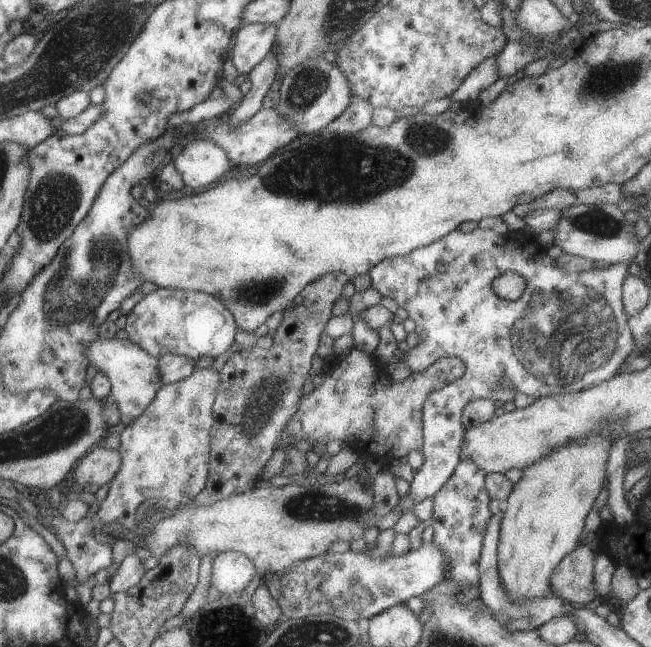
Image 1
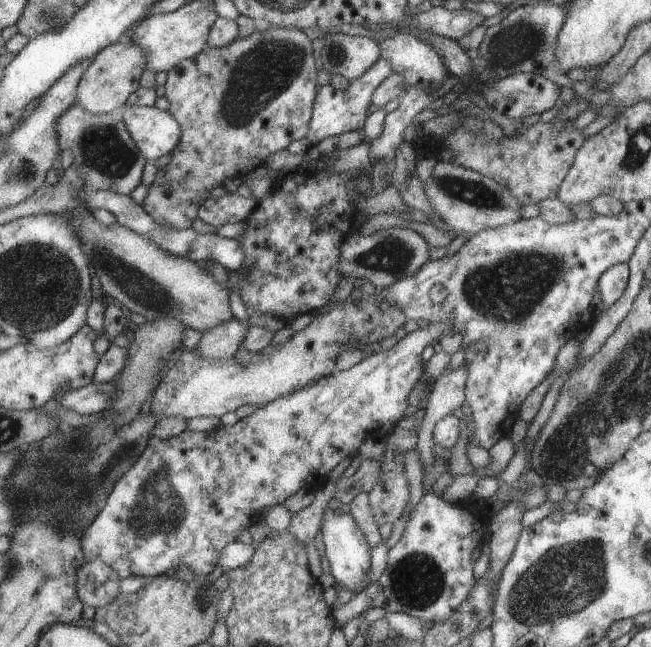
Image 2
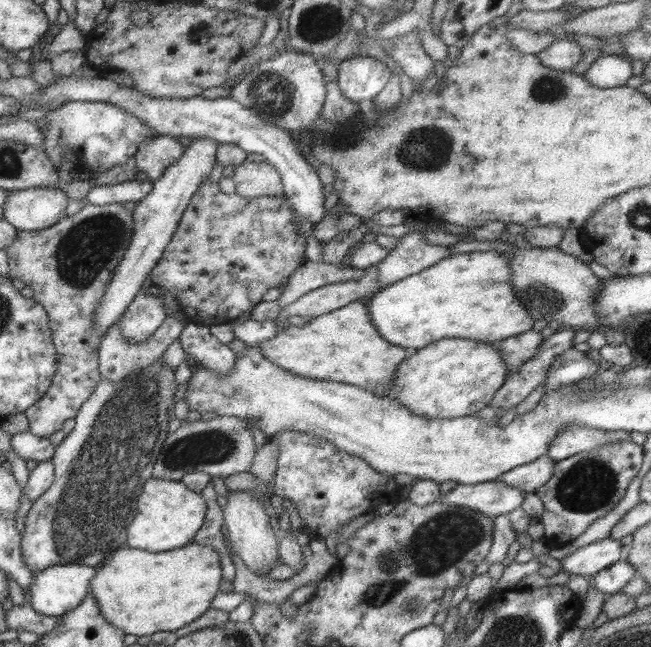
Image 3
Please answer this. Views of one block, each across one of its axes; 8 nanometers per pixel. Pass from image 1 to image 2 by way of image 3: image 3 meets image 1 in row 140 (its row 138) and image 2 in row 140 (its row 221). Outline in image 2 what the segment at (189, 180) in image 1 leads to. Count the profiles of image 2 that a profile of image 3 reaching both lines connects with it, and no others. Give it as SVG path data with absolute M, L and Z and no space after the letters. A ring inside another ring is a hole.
M123 106L122 121L136 148L148 161L169 154L179 142L179 124L171 114L155 106Z

